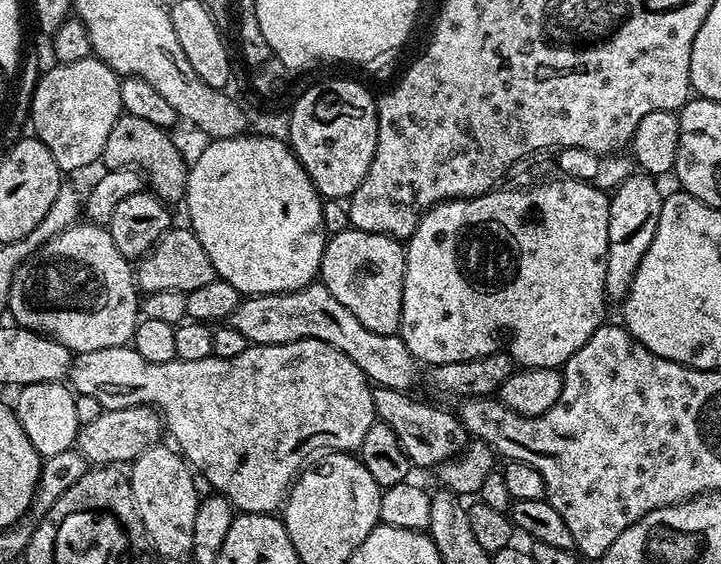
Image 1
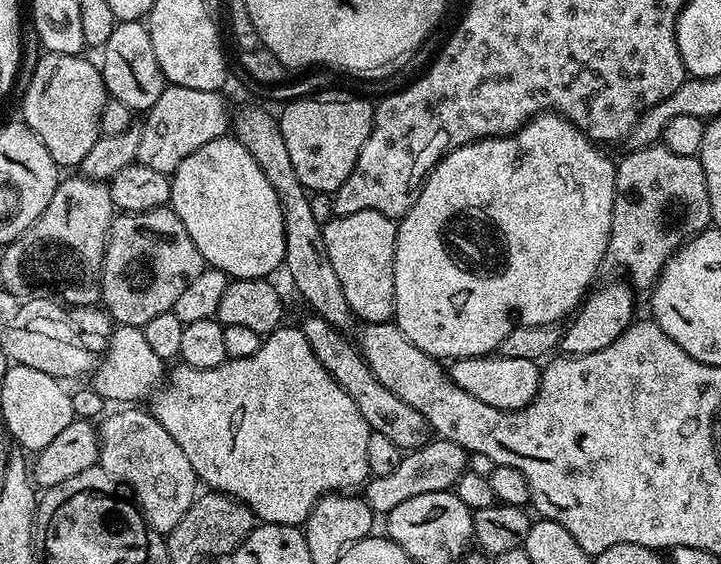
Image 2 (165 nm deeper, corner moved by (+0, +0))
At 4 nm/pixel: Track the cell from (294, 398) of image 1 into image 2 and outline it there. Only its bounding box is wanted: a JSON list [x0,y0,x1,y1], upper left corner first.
[150,326,369,525]

